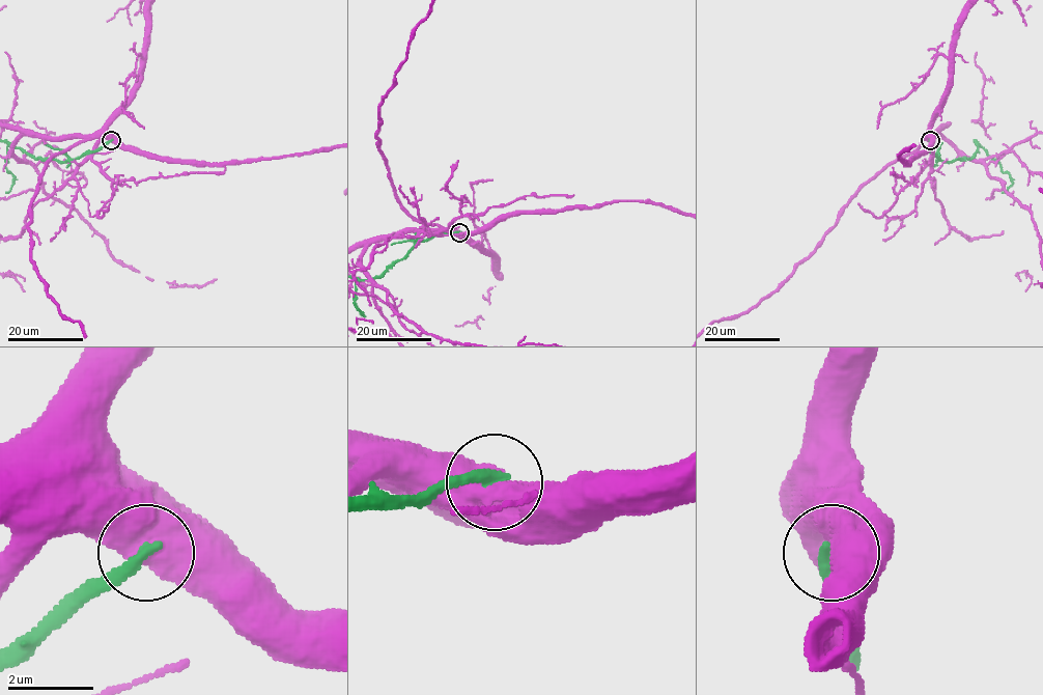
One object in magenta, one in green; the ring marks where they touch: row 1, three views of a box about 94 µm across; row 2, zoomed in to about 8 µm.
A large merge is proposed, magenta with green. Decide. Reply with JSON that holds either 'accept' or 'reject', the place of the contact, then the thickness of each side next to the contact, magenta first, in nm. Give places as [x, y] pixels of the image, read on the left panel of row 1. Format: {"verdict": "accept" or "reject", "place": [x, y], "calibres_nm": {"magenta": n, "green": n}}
{"verdict": "reject", "place": [111, 140], "calibres_nm": {"magenta": 900, "green": 300}}

